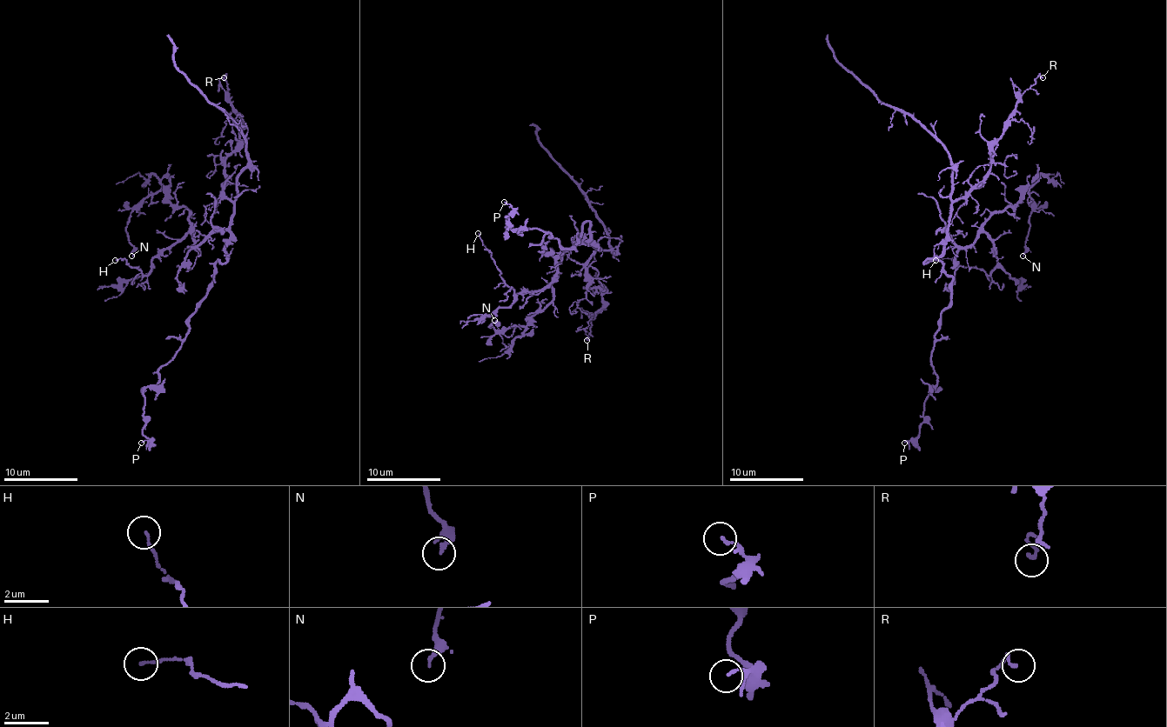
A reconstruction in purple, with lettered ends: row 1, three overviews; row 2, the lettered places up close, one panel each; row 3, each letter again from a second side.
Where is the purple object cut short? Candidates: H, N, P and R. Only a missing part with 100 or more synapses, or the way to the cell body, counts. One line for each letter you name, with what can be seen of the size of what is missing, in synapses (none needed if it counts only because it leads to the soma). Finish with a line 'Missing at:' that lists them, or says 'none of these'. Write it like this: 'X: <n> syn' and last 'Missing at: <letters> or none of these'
Missing at: none of these

